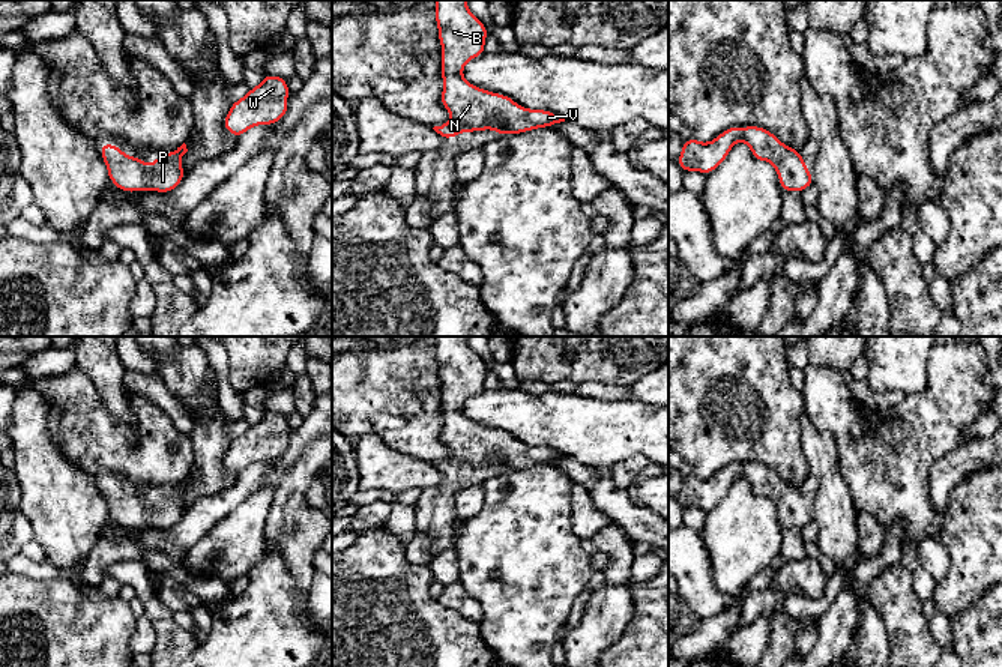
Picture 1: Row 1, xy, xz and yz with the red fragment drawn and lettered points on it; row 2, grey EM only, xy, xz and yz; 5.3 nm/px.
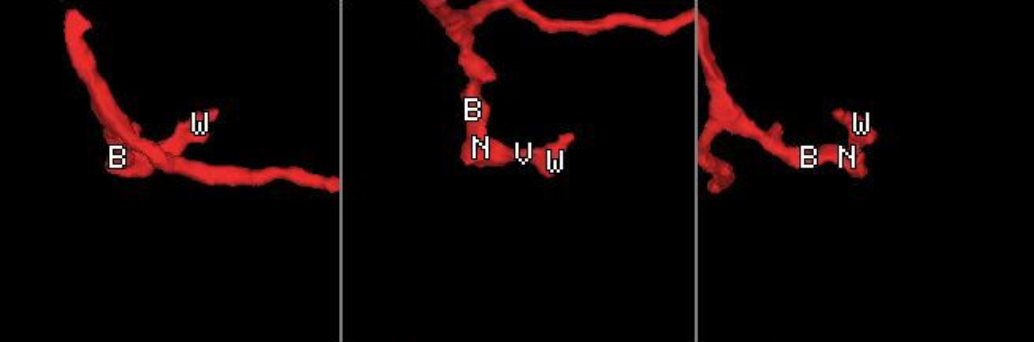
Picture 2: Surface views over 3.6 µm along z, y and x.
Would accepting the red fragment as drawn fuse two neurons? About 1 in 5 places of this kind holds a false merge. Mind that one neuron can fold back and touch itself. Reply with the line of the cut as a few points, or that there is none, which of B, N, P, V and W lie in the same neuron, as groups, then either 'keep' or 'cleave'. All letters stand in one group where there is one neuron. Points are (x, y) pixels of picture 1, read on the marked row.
cut none; groups B N P V W; keep

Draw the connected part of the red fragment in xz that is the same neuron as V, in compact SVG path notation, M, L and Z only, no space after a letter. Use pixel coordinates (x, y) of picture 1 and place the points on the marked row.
M436 0L436 24L439 27L439 42L442 44L442 105L451 113L451 122L434 126L433 129L445 140L461 132L493 129L502 134L521 134L530 129L547 128L565 122L563 117L545 111L529 110L514 102L506 95L479 89L463 78L464 65L482 56L488 35L487 27L467 9L467 0Z

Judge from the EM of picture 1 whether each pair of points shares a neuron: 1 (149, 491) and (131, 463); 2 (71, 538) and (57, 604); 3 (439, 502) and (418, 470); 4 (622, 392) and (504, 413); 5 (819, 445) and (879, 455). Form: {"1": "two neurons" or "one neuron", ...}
{"1": "two neurons", "2": "two neurons", "3": "two neurons", "4": "two neurons", "5": "two neurons"}

